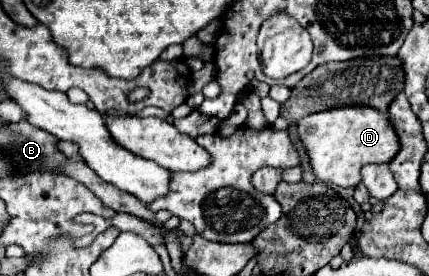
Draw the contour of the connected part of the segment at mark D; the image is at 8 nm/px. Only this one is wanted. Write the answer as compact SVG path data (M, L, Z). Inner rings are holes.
M338 107L308 115L298 123L298 137L308 153L316 179L338 187L356 187L360 183L362 165L388 163L400 147L394 129L388 123L388 113L370 107Z

